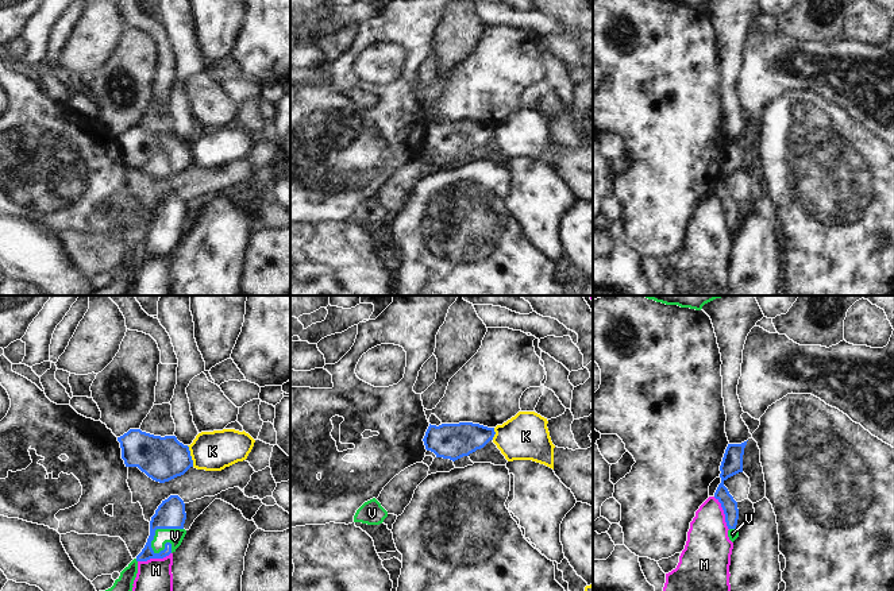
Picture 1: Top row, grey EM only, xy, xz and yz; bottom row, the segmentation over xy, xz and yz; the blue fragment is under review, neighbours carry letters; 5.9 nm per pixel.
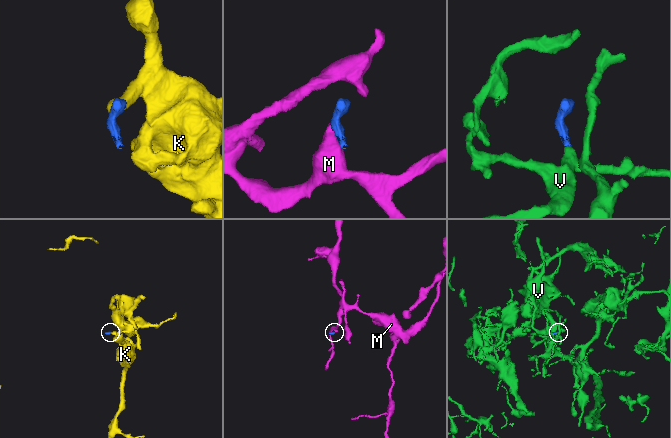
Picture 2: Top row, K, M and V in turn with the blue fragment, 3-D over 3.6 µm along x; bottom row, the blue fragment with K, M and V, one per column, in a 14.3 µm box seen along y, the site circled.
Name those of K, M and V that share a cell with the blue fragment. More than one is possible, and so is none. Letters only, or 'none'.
V

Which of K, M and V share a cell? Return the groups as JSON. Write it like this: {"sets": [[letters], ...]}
{"sets": [["K"], ["M"], ["V"]]}

